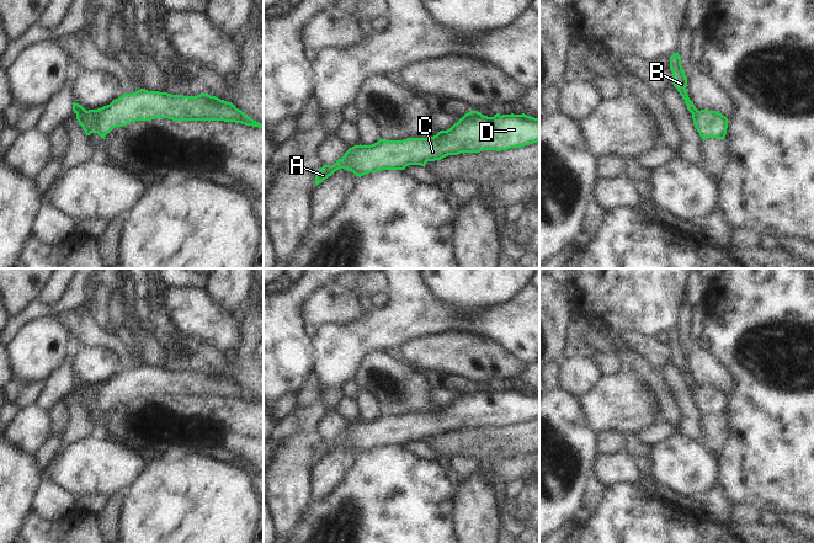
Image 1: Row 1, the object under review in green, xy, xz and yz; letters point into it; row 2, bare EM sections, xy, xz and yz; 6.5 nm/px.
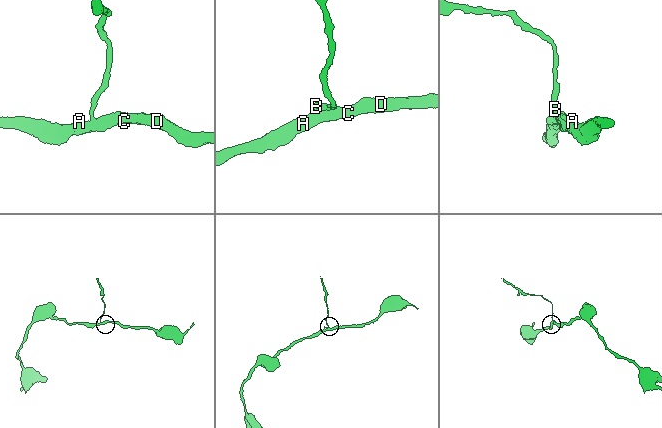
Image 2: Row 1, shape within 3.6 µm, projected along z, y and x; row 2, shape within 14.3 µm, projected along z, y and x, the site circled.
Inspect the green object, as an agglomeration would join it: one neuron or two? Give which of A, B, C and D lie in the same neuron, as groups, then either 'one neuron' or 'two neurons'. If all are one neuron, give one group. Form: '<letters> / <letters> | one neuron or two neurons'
A C D / B | two neurons

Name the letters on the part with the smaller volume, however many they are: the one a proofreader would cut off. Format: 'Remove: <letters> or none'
Remove: B

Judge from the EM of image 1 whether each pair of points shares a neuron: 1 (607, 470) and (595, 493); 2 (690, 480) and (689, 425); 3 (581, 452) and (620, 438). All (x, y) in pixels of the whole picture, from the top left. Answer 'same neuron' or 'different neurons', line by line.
1: different neurons
2: different neurons
3: different neurons

